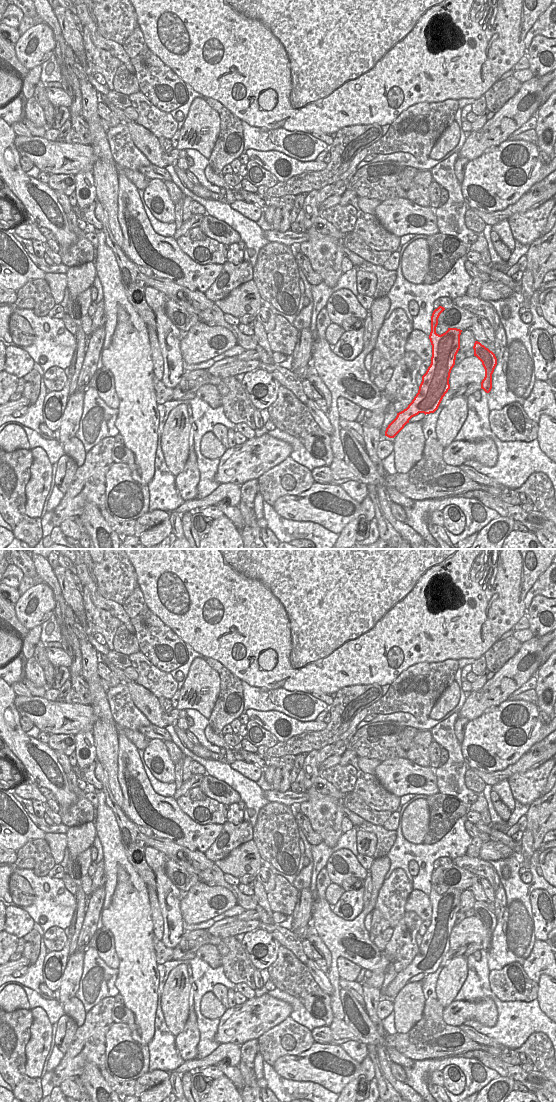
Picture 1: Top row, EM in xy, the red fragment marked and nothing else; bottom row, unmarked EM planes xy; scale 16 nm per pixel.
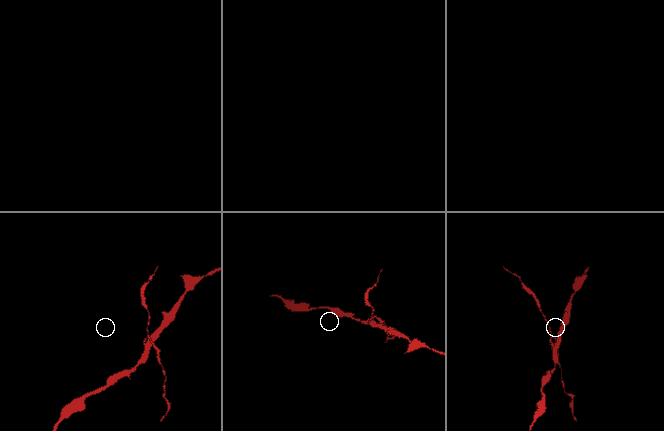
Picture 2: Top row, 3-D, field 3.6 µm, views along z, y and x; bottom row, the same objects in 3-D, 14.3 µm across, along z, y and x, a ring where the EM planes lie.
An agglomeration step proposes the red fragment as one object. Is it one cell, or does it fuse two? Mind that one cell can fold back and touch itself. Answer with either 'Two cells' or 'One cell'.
Two cells.

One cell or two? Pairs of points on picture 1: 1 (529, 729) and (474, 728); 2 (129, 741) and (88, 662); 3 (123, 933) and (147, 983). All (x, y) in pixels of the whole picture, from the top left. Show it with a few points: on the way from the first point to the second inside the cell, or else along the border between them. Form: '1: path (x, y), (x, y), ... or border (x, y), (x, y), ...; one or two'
1: path (523, 745), (515, 747), (502, 740), (490, 740); one
2: border (115, 724), (118, 755); two
3: path (134, 945), (135, 962), (138, 971); one

